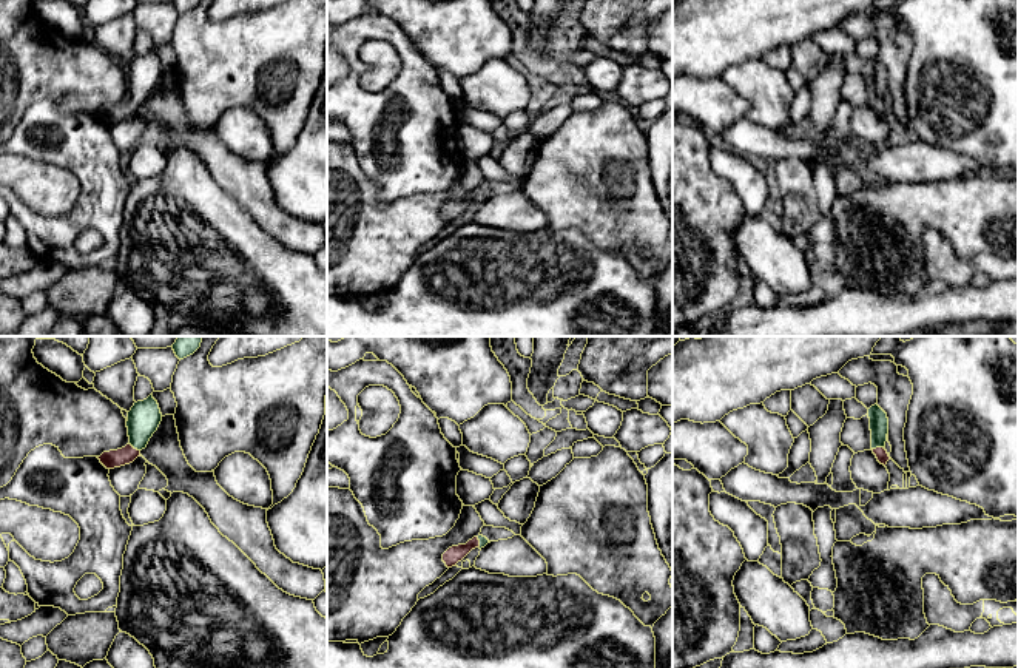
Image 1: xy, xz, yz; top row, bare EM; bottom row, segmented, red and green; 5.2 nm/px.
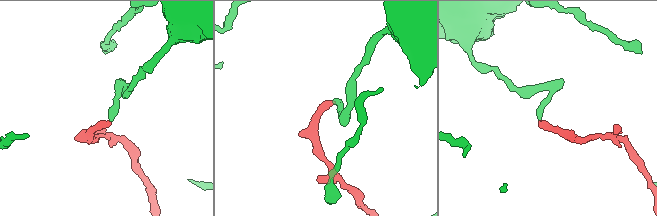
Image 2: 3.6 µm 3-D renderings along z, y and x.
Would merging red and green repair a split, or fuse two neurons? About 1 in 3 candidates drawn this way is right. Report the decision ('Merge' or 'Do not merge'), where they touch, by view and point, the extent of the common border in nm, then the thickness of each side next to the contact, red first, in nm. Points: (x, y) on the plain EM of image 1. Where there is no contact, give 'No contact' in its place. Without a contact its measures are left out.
Merge. Touches red at yz (876, 102). Shared border 70 nm. Thickness 70 nm (red) against 100 nm

